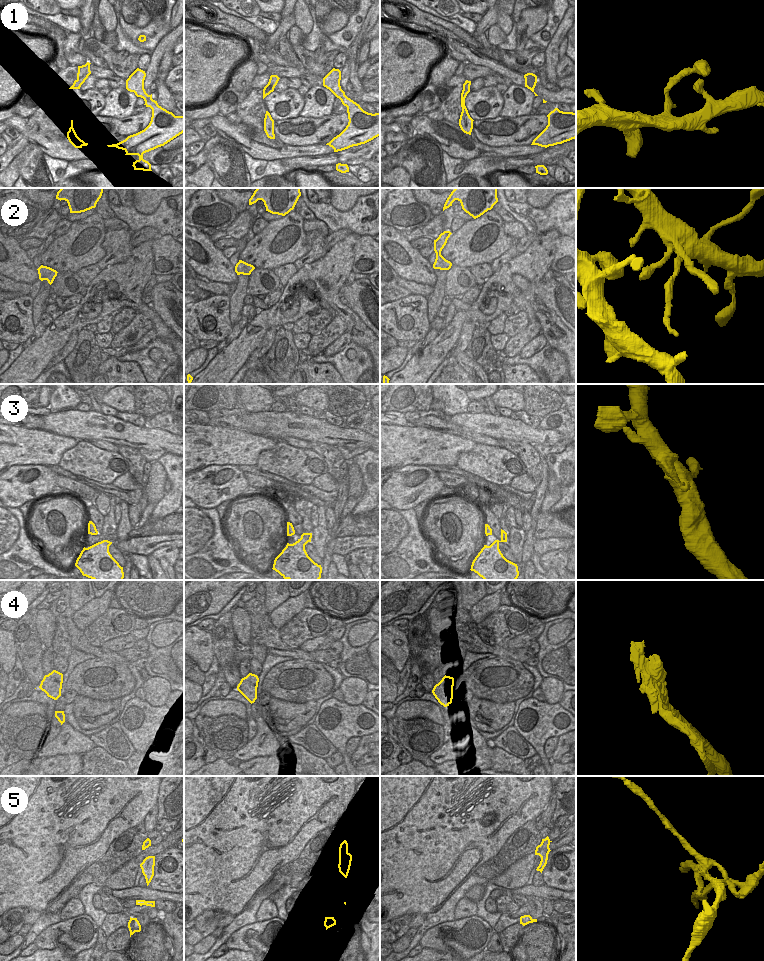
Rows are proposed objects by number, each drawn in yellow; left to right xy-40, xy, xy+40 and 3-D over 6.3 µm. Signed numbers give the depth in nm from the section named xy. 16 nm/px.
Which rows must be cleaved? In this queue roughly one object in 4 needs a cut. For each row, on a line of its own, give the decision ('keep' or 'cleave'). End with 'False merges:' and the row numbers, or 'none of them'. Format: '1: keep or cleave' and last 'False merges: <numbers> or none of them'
1: keep
2: cleave
3: keep
4: cleave
5: cleave
False merges: 2, 4, 5

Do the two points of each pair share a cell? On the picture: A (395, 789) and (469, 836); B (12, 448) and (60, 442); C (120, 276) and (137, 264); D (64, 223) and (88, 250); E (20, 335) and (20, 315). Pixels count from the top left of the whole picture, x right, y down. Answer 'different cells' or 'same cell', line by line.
A: same cell
B: same cell
C: same cell
D: different cells
E: same cell

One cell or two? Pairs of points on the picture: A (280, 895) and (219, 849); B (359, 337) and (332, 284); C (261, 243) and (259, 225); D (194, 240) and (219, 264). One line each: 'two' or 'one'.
A: two
B: one
C: two
D: one

